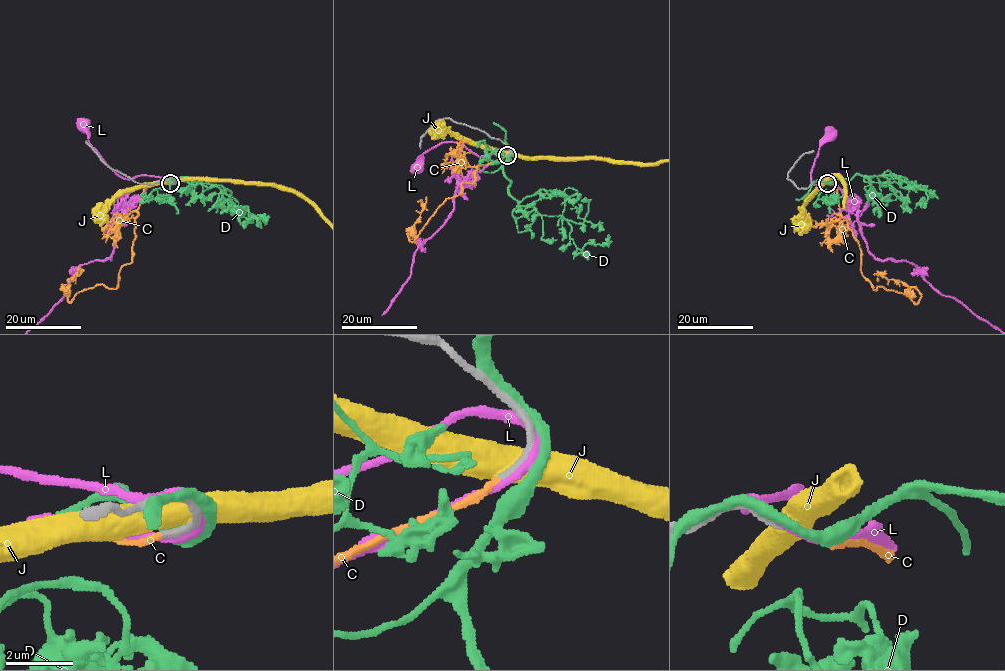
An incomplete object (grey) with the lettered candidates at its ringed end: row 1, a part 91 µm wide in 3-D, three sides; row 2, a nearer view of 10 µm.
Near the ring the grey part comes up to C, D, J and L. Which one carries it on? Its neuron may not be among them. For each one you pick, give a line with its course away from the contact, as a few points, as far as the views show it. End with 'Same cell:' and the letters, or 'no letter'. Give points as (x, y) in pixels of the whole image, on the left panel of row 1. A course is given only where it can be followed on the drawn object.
C: via (170, 183), (144, 189), (132, 260), (118, 286), (96, 285), (70, 302), (62, 285), (78, 270), (75, 277)
Same cell: C

